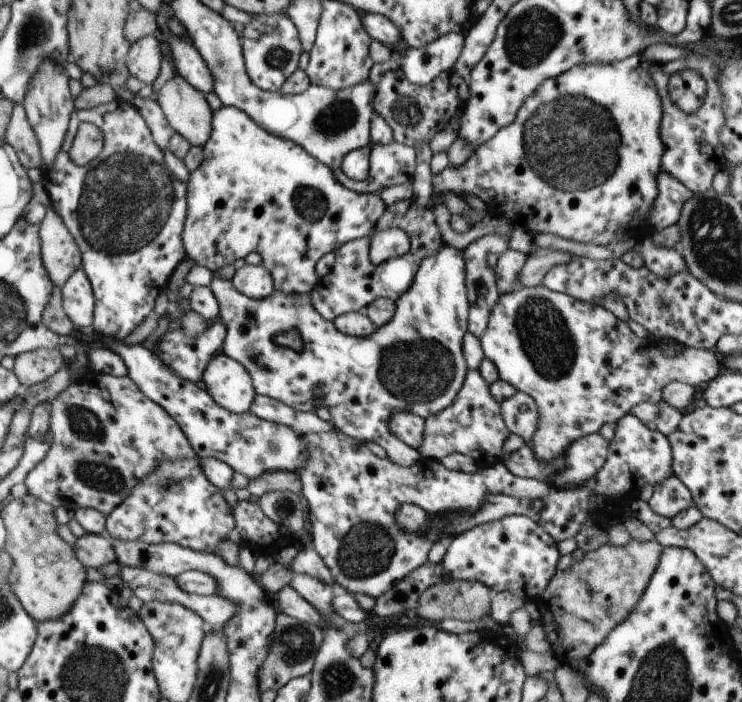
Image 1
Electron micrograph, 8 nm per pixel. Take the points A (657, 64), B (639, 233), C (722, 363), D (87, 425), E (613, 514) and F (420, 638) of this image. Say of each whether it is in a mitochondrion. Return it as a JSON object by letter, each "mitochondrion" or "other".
{"A":"other","B":"other","C":"other","D":"mitochondrion","E":"other","F":"other"}

